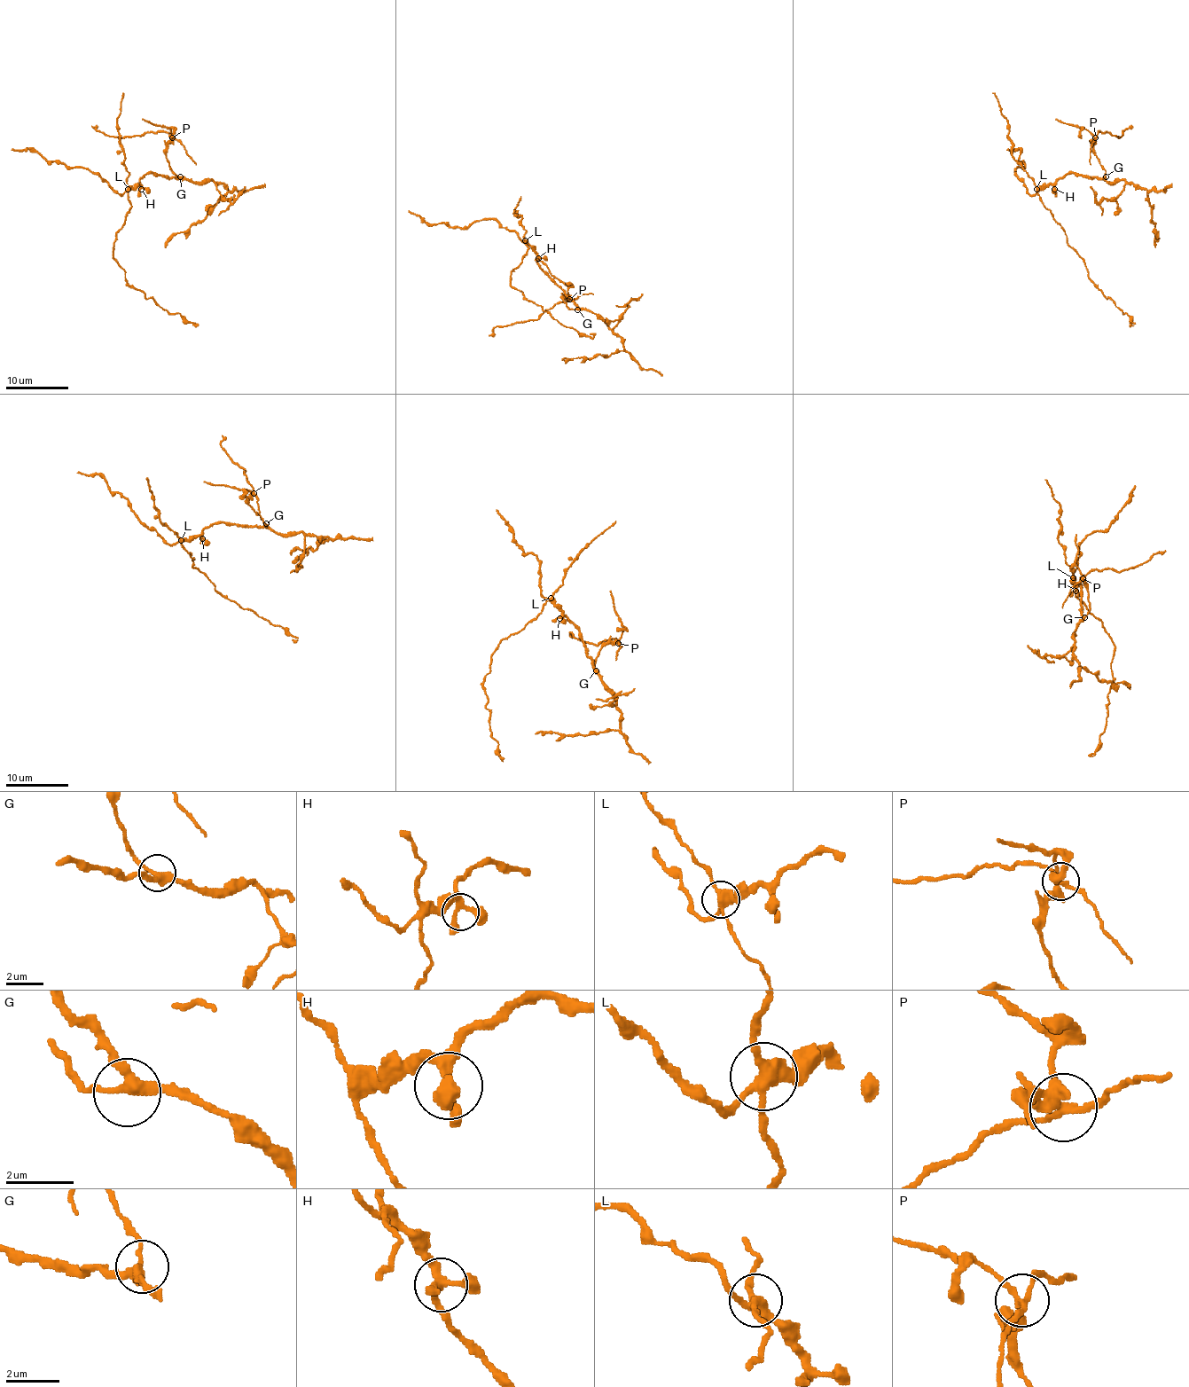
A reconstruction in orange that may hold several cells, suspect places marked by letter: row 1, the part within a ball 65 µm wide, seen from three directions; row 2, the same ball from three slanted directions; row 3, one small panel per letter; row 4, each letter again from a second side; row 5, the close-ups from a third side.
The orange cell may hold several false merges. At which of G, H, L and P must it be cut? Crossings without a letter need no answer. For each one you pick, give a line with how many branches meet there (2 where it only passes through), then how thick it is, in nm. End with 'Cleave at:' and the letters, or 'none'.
L: branches 4; calibre 360 nm
P: branches 5; calibre 280 nm
Cleave at: L, P

